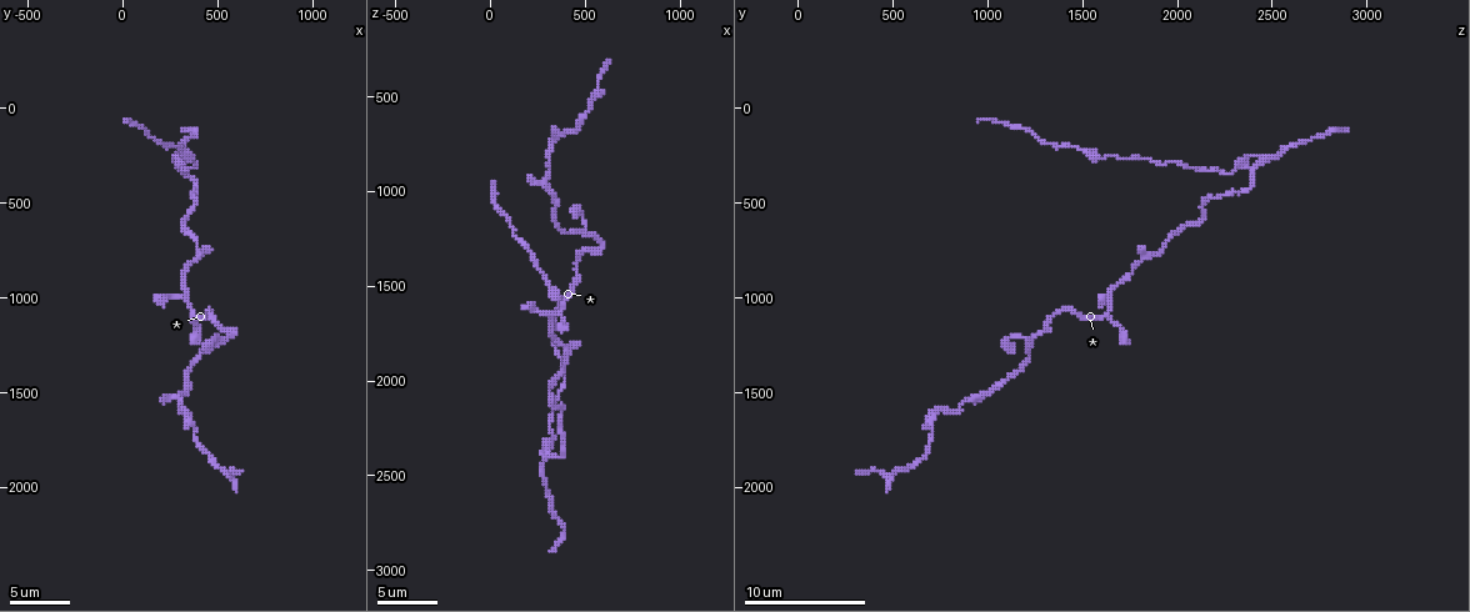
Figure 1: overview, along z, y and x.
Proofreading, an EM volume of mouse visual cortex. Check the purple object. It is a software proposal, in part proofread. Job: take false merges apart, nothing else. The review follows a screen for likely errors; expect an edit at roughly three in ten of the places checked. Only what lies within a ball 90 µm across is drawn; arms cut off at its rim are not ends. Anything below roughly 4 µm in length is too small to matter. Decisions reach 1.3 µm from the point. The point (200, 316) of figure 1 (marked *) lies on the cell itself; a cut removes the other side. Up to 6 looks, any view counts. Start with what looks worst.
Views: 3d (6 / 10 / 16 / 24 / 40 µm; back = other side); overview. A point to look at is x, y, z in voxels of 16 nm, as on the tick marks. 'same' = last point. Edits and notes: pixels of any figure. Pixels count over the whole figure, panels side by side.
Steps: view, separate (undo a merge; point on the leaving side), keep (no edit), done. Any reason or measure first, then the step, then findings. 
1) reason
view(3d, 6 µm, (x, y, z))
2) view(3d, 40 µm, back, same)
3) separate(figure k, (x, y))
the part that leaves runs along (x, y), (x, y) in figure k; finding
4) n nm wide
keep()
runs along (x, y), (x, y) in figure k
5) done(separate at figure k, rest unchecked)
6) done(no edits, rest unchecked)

three-way junction
view(3d, 16 µm, (280, 270, 2350))

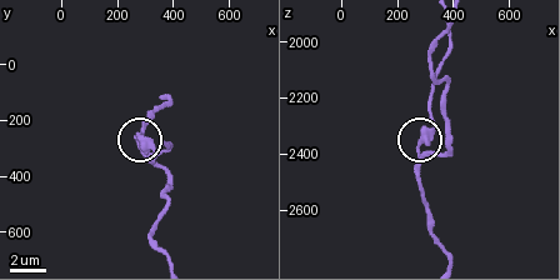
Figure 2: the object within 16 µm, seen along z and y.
3 arms
separate(figure 2, (430, 120))
a second cell is stuck on

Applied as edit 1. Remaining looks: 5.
view(overview)

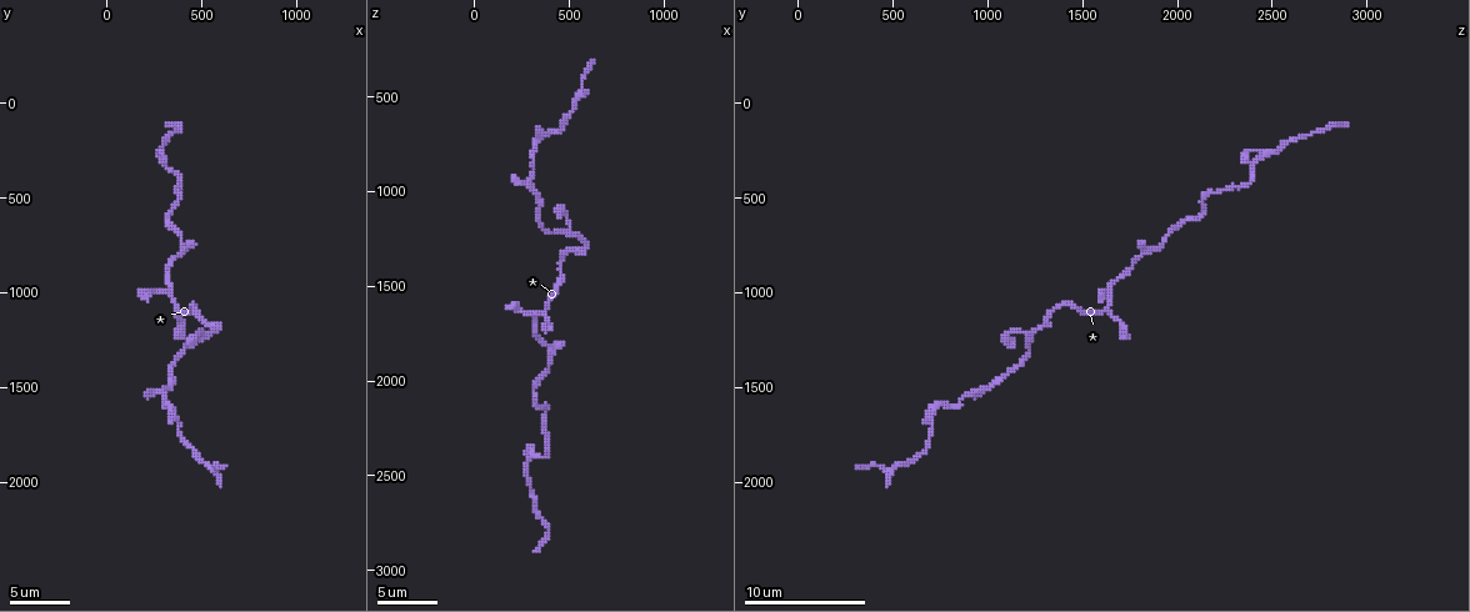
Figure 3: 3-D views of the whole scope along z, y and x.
abrupt turn
view(3d, 10 µm, (580, 1170, 1270))

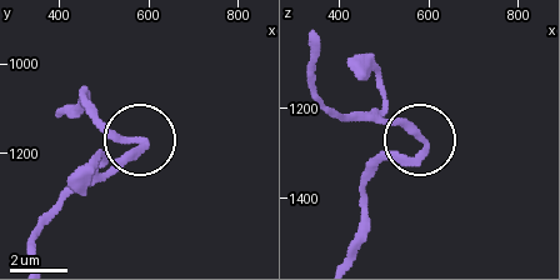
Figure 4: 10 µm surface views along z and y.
keep()
continuous, no second cell

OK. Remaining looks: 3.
view(3d, 10 µm, (550, 1930, 480))

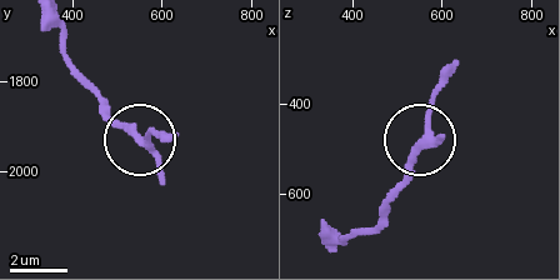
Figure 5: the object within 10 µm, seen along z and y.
view(3d, 6 µm, (555, 1930, 490))

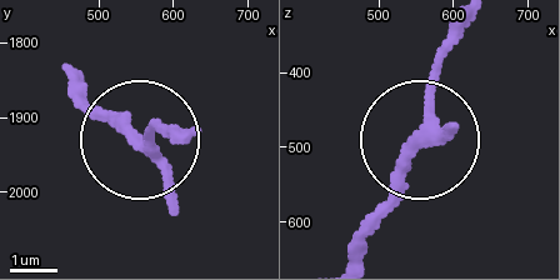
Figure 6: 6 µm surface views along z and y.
keep()
runs along (65, 68), (138, 135), (173, 128) in figure 6; continuous, no second cell

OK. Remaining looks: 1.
done(separate at figure 2, rest unchecked)

